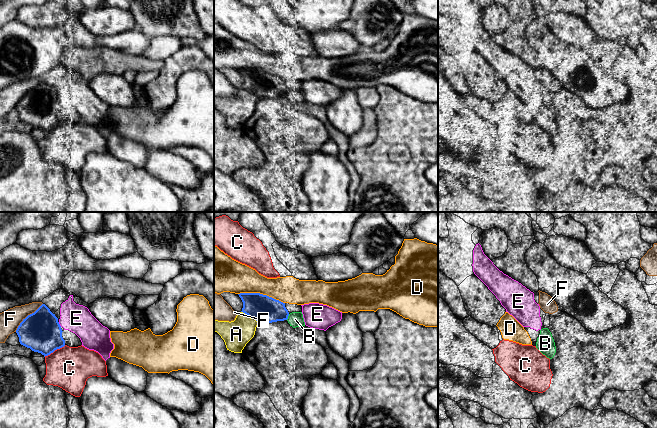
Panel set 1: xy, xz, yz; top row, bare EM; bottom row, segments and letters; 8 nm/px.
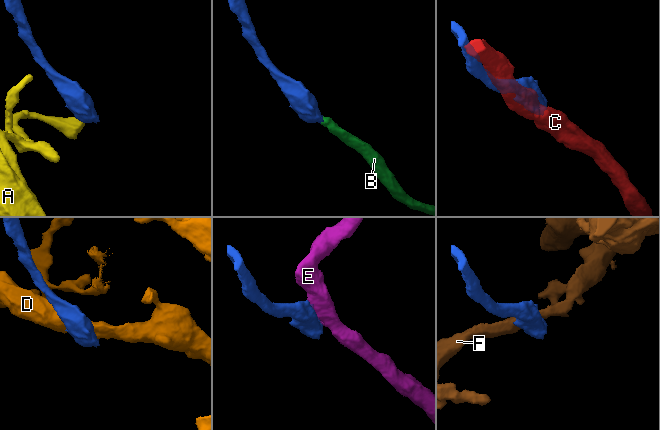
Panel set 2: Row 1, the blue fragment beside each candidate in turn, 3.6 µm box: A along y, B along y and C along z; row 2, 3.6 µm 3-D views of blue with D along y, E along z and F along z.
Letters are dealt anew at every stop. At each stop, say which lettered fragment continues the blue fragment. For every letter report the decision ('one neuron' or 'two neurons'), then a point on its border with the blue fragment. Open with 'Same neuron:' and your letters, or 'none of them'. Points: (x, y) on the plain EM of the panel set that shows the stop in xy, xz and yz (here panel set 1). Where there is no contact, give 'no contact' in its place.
Same neuron: B
A: two neurons; contact xz (250, 93)
B: one neuron; contact xz (287, 93)
C: two neurons; contact xy (54, 126)
D: two neurons; contact xz (261, 70)
E: two neurons; contact xy (59, 100)
F: two neurons; contact xy (27, 92)

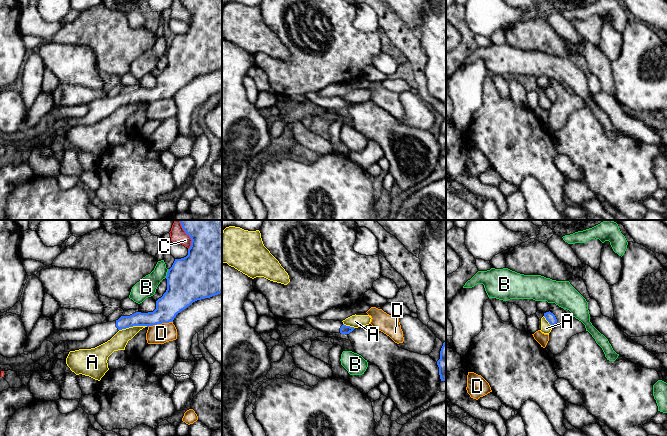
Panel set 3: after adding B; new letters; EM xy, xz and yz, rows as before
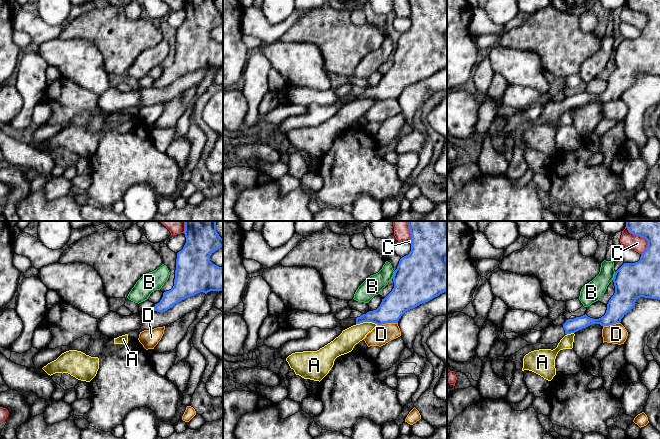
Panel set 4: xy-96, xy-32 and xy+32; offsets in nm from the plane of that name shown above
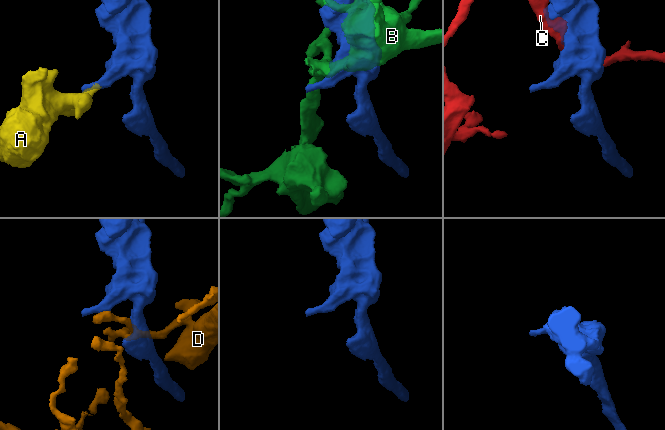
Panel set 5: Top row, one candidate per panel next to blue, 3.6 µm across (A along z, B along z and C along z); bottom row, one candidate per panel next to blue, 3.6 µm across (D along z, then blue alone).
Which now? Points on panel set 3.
Same neuron: none of them
A: two neurons; contact xy (133, 101)
B: two neurons; contact xy (167, 49)
C: two neurons; contact xy (189, 12)
D: two neurons; contact xy (160, 99)

